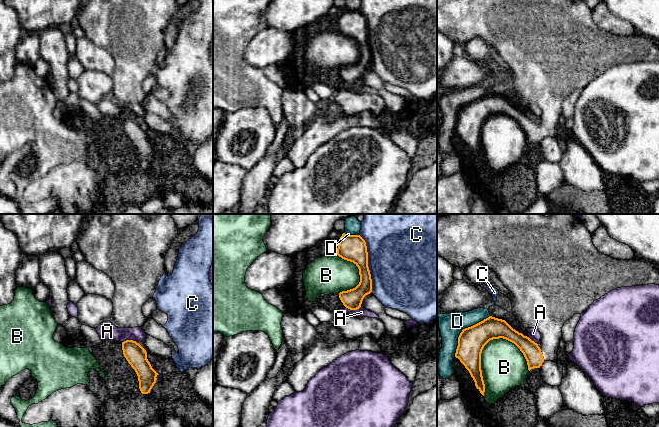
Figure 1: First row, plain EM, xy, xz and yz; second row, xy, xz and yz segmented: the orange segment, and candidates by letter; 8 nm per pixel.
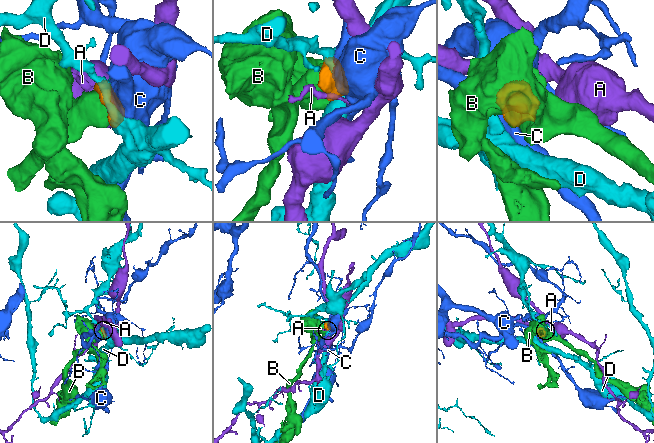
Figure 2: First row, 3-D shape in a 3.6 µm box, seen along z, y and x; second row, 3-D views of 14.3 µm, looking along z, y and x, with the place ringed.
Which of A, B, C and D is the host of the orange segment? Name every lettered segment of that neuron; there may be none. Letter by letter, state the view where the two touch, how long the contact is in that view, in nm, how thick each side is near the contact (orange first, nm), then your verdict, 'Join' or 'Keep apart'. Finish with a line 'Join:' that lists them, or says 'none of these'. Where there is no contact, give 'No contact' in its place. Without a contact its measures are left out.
A: Touches orange in xy. Shared border 150 nm. Thickness 170 nm (orange) against 140 nm. Keep apart
B: Touches orange in yz. Shared border 500 nm. Thickness 220 nm (orange) against 360 nm. Keep apart
C: Touches orange in xz. Shared border 480 nm. Thickness 220 nm (orange) against 500 nm. Keep apart
D: Touches orange in yz. Shared border 440 nm. Thickness 220 nm (orange) against 190 nm. Keep apart
Join: none of these

